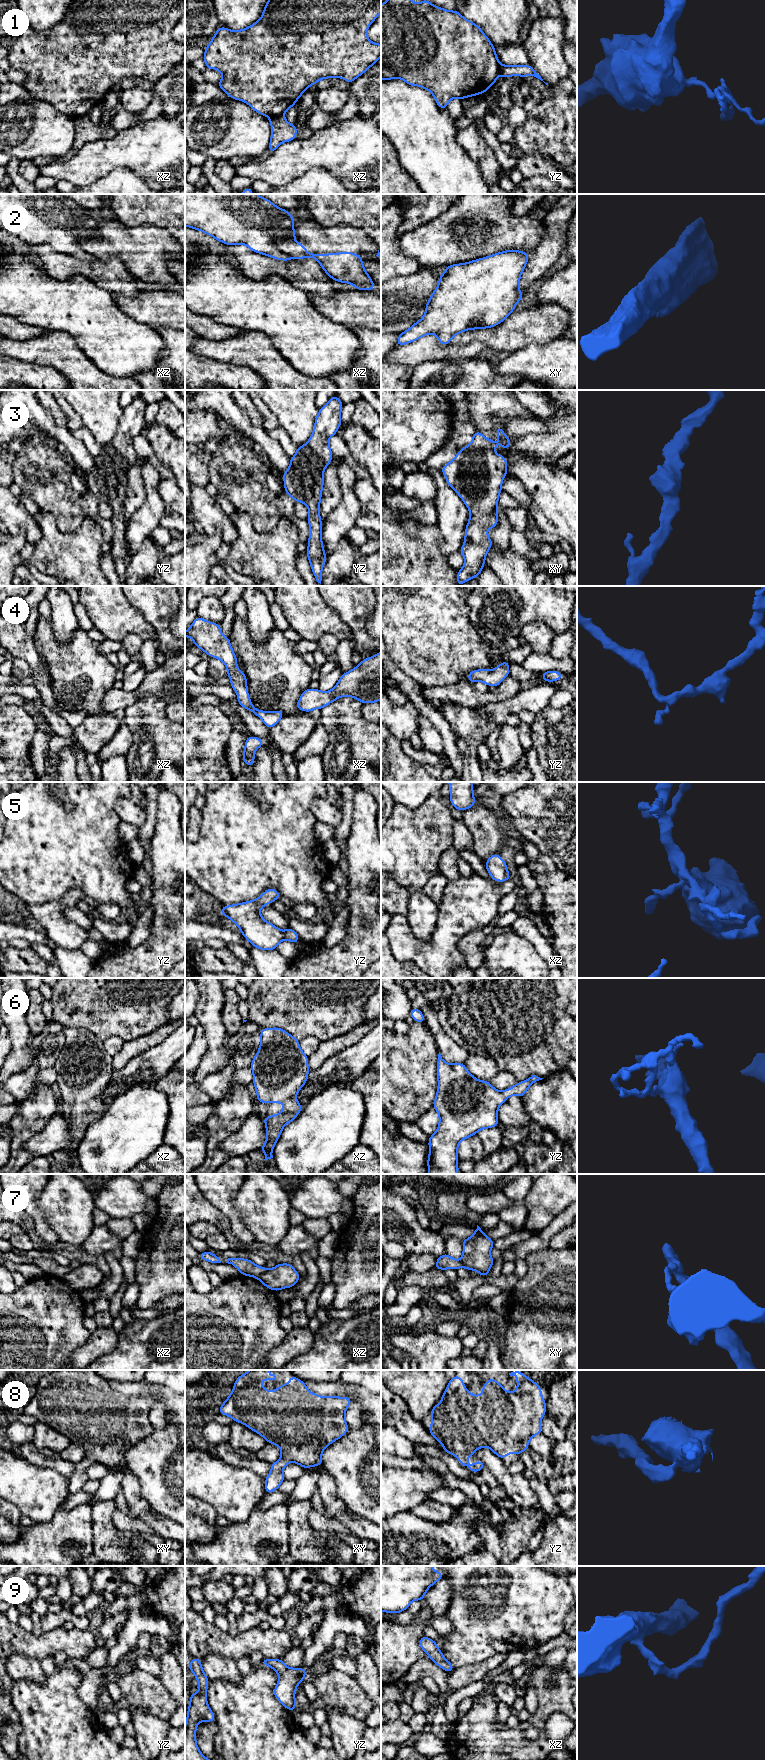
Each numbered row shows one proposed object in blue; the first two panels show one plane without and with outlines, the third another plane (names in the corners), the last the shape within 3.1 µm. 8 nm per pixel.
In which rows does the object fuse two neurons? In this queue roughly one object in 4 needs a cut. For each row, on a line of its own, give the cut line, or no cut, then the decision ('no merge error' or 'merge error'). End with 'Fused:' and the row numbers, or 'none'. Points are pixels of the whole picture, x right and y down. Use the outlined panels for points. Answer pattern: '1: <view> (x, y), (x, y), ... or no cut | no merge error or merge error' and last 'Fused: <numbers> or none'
1: xz (282, 114), (270, 119) | merge error
2: xz (280, 237), (277, 241), (277, 248), (292, 257) | merge error
3: no cut | no merge error
4: no cut | no merge error
5: no cut | no merge error
6: no cut | no merge error
7: xz (266, 1268), (257, 1277) | merge error
8: no cut | no merge error
9: no cut | no merge error
Fused: 1, 2, 7

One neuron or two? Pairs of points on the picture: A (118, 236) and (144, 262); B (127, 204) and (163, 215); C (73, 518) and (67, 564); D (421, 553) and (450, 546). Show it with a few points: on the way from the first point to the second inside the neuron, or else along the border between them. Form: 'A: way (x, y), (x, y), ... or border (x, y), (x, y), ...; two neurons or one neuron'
A: way (125, 243), (132, 250), (133, 254), (137, 255); one neuron
B: way (136, 204), (152, 204), (154, 206); one neuron
C: border (53, 516), (64, 532), (74, 532), (85, 518); two neurons
D: border (436, 526), (440, 532), (440, 551), (447, 557); two neurons

